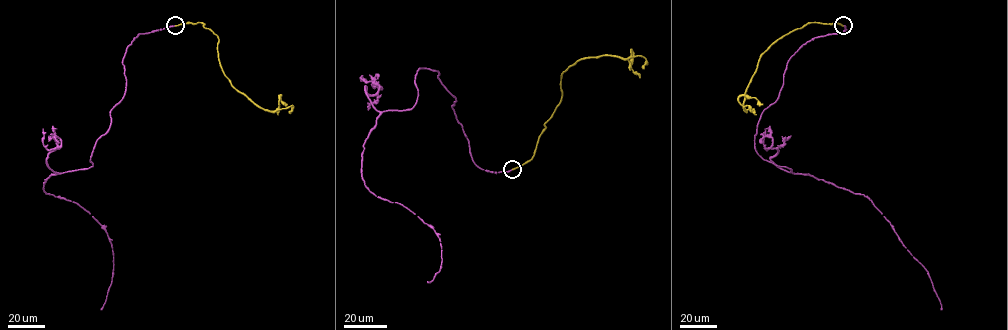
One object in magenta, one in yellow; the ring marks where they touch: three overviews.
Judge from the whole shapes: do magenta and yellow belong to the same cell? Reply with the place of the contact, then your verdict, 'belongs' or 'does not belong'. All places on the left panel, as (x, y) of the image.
at (175, 25); belongs

